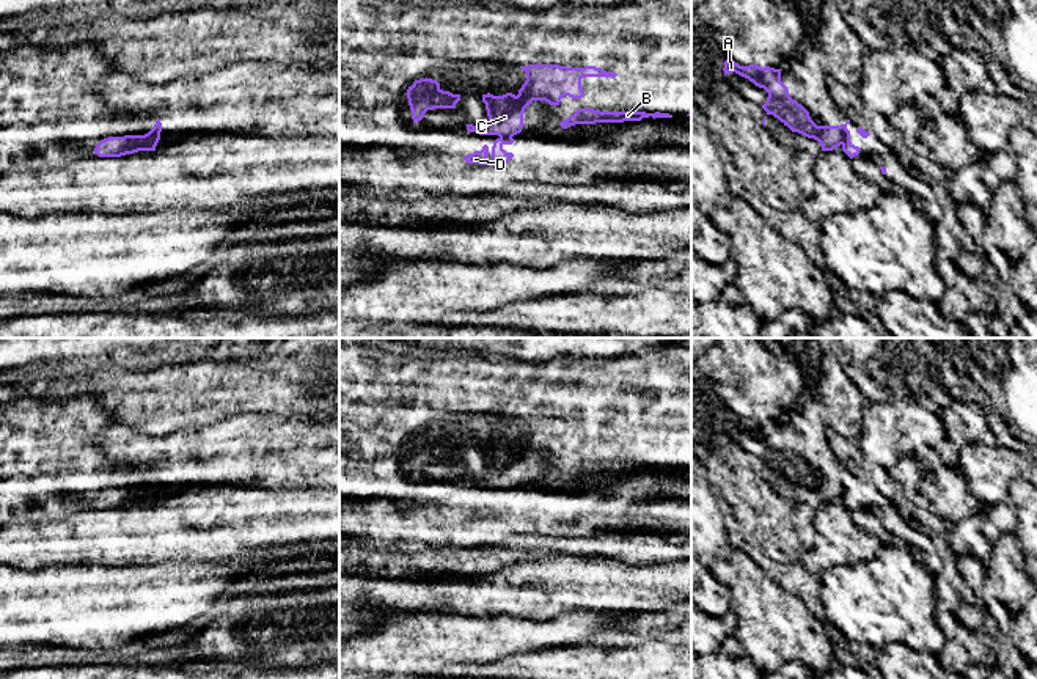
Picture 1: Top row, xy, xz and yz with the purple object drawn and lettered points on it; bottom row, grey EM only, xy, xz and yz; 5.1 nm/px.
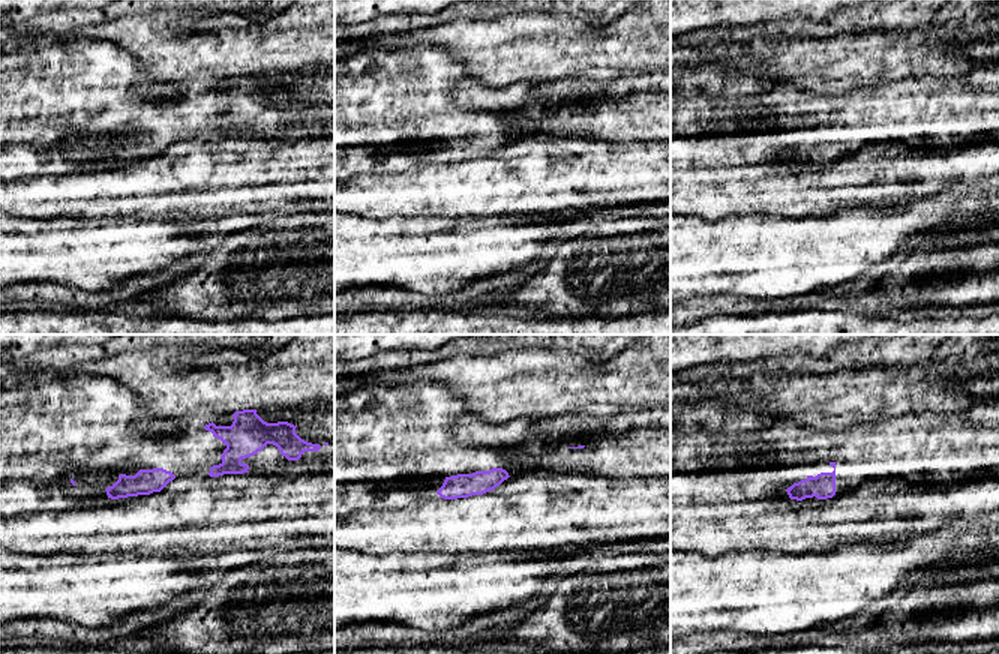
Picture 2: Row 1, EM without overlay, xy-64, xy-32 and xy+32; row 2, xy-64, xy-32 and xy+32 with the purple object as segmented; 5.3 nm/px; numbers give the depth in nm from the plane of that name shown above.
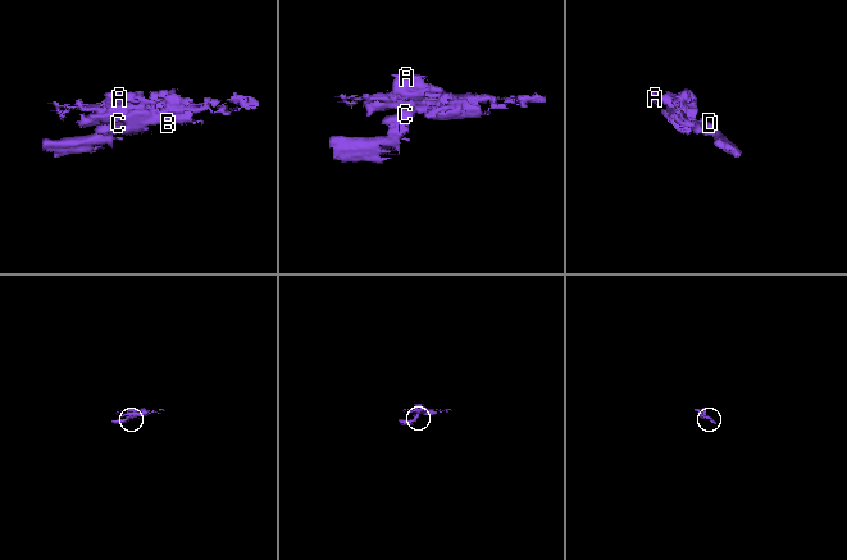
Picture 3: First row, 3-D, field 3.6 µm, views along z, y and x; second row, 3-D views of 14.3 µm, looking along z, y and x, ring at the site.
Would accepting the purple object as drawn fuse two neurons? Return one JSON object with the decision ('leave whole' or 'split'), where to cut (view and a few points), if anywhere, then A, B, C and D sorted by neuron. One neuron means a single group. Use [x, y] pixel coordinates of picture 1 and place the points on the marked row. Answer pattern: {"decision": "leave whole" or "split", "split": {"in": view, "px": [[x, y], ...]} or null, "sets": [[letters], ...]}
{"decision": "split", "split": {"in": "yz", "px": [[838, 126], [842, 134], [842, 143]]}, "sets": [["A", "B", "C"], ["D"]]}

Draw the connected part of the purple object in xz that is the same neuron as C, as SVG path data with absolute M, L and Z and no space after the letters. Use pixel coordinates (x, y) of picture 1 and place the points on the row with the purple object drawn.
M529 64L520 68L526 72L526 80L518 90L518 94L482 94L489 121L482 126L467 124L468 132L514 137L522 132L525 108L529 107L533 101L559 105L564 96L581 99L584 96L581 86L583 77L617 75L616 72L606 72L595 66L567 68L559 64Z

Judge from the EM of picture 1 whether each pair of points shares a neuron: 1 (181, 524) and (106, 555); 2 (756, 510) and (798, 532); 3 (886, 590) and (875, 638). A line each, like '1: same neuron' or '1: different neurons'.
1: same neuron
2: same neuron
3: same neuron

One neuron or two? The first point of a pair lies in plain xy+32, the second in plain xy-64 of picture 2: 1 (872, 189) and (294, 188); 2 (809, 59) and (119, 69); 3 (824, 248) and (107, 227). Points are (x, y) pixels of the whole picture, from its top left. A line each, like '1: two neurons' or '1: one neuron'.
1: one neuron
2: two neurons
3: one neuron

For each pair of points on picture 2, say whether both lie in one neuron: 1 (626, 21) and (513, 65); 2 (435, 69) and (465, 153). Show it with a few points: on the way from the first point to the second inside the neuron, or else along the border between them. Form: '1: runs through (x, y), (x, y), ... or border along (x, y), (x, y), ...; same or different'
1: runs through (599, 47), (542, 47); same
2: runs through (435, 90), (435, 110), (458, 132); same

